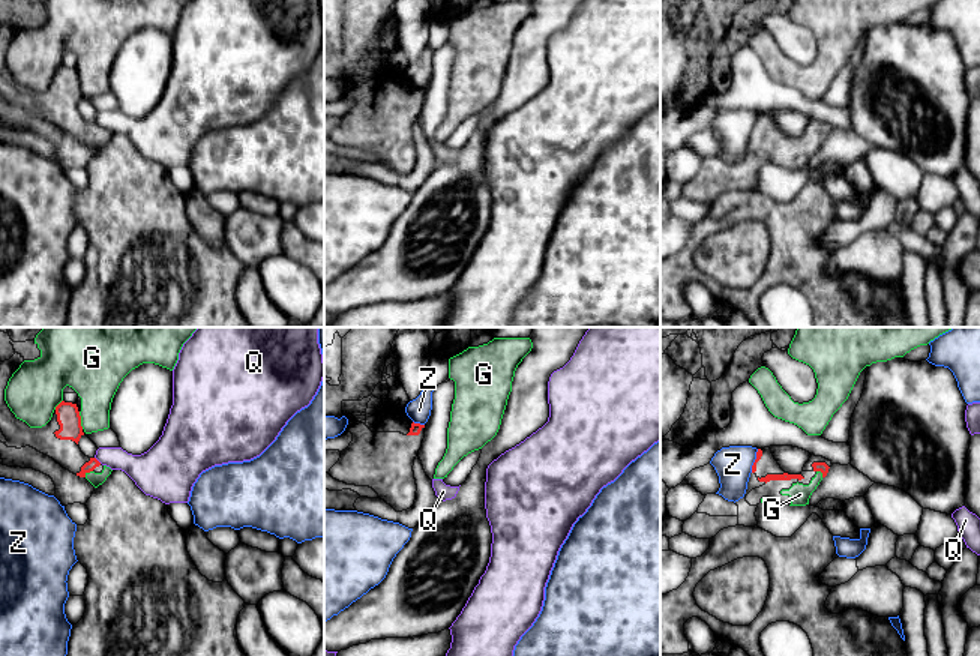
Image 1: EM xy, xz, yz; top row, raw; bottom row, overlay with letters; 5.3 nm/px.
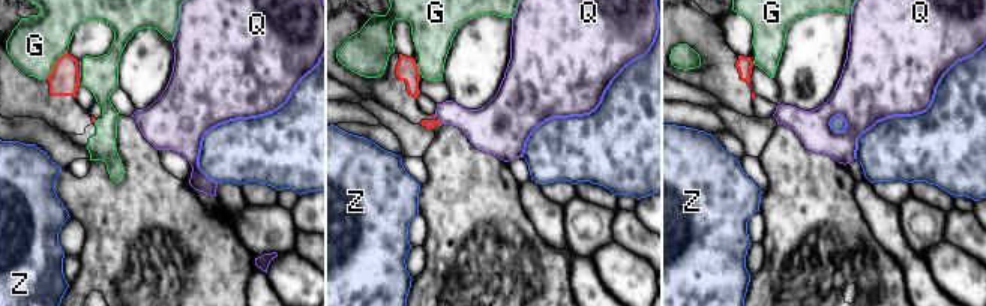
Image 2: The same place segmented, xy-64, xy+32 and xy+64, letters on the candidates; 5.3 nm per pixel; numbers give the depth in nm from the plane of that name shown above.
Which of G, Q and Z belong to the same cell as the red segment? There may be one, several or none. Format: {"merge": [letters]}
{"merge": ["G"]}

